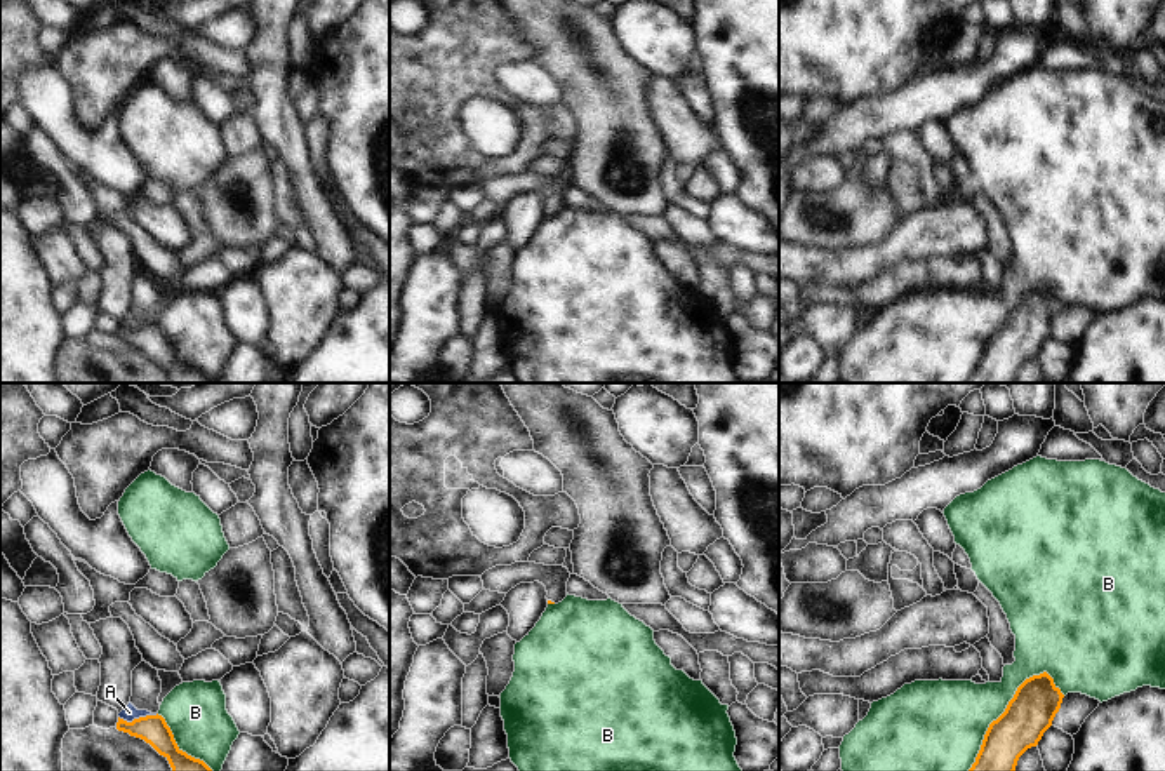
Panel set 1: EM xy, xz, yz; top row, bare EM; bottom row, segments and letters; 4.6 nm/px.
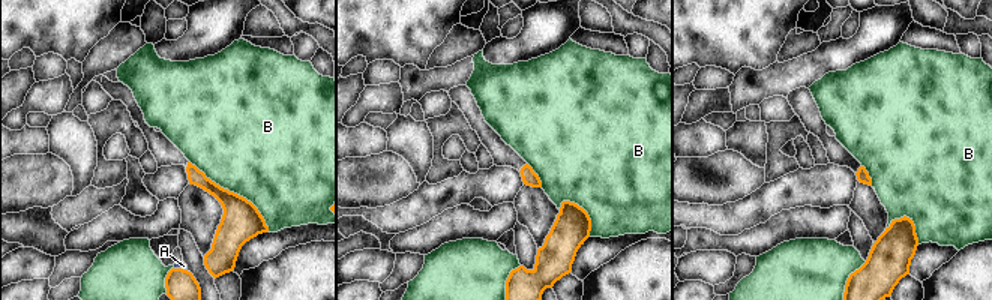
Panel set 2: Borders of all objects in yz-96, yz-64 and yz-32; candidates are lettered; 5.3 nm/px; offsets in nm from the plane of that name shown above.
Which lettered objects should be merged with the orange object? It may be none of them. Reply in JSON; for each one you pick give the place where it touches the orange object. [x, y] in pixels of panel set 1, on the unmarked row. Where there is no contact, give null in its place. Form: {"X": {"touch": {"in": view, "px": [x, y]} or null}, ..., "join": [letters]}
{"join": []}

